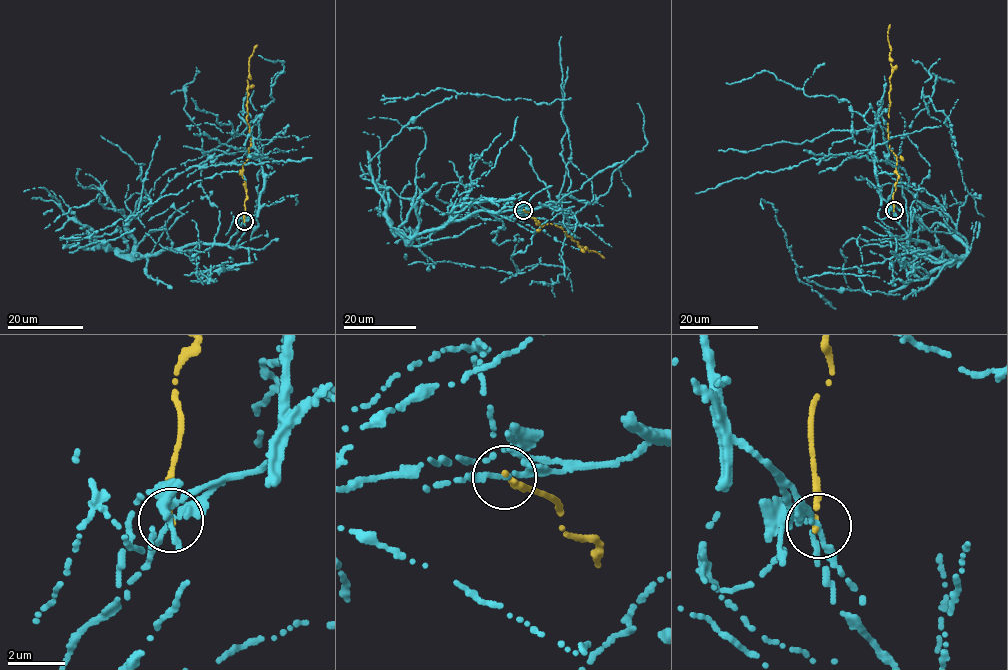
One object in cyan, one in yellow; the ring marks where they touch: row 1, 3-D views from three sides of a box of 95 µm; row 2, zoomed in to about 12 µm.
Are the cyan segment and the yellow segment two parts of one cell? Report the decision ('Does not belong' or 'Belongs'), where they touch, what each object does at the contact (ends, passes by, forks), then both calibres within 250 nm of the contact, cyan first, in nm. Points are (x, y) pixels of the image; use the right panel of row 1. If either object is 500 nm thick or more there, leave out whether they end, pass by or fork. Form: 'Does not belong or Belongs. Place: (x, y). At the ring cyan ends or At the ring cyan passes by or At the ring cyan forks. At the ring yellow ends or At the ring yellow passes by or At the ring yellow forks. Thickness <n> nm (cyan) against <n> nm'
Does not belong. Place: (894, 210). At the ring cyan forks. At the ring yellow ends. Thickness 150 nm (cyan) against 200 nm

